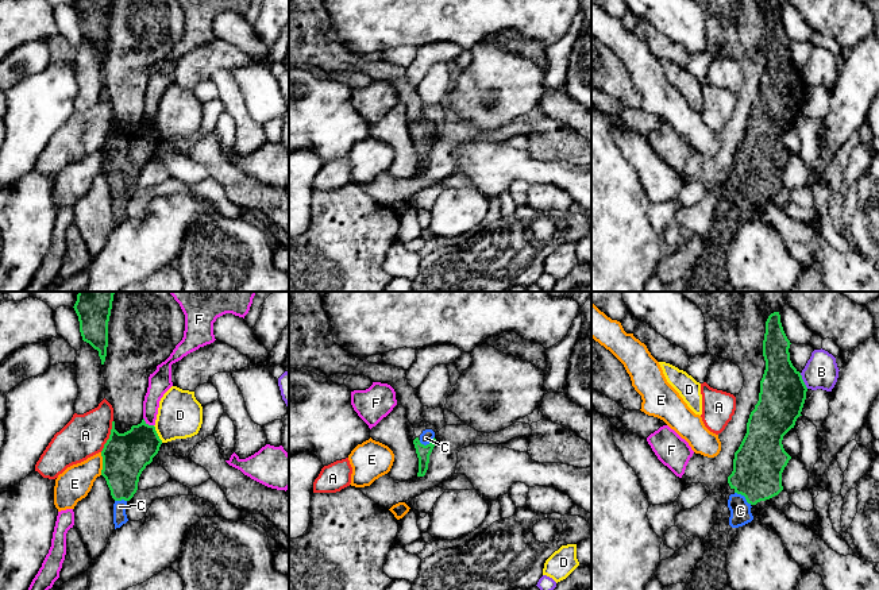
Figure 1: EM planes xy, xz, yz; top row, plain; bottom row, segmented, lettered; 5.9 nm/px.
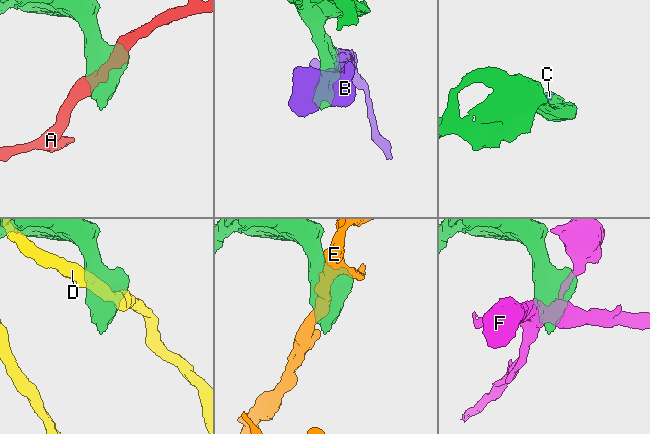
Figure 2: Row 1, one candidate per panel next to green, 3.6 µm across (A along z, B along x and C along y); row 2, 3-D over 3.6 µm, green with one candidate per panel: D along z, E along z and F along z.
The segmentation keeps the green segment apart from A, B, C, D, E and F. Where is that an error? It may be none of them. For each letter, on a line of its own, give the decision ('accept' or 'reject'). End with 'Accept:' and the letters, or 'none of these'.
A: reject
B: reject
C: accept
D: reject
E: reject
F: reject
Accept: C

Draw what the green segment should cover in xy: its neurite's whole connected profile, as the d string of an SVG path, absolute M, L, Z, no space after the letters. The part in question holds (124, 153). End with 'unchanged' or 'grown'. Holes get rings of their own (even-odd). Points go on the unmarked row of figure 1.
M144 116L124 131L119 131L115 127L115 119L112 119L109 136L101 149L101 173L105 176L115 197L115 227L128 219L126 212L127 200L136 190L139 174L158 151L161 142L162 138L155 124L149 123Z; grown

